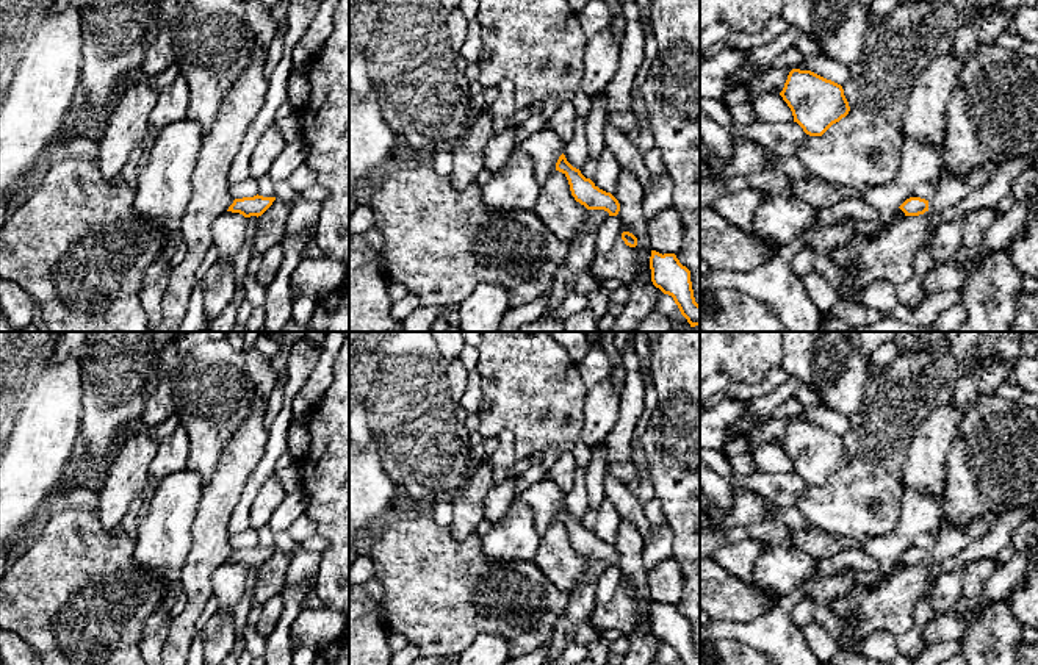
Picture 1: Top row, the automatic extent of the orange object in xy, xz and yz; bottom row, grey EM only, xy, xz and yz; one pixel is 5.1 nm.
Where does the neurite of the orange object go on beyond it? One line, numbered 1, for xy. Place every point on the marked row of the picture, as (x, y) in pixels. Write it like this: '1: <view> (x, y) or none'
1: none

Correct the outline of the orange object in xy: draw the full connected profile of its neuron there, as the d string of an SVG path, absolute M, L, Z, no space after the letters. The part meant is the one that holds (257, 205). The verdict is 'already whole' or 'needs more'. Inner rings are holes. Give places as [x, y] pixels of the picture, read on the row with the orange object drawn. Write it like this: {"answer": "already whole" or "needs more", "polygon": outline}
{"answer": "already whole", "polygon": "M258 194L254 197L235 199L227 211L240 213L244 217L250 217L250 216L258 217L272 205L274 200L276 197L263 197Z"}

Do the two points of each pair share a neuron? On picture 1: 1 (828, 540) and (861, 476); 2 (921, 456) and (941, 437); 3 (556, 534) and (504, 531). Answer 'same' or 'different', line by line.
1: different
2: same
3: different

